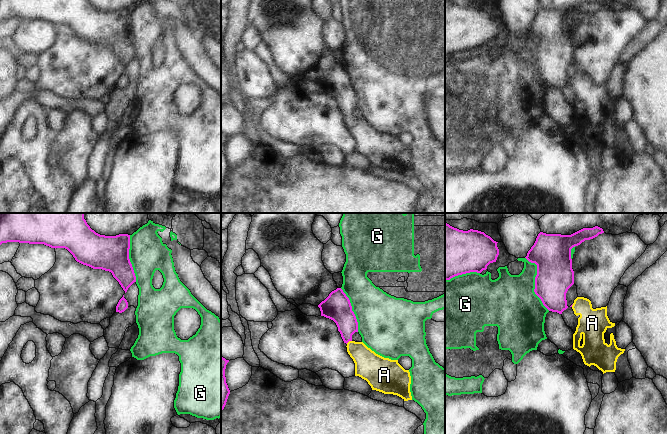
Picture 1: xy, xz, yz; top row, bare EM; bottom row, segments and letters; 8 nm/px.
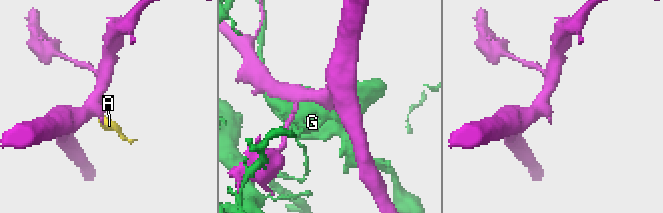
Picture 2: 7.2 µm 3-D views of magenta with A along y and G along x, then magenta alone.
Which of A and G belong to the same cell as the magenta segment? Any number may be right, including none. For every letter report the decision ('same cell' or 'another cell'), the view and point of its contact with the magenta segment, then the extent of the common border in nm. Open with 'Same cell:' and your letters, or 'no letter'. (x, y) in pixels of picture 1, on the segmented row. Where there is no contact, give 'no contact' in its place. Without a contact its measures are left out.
Same cell: A
A: same cell | xz (348, 341) | 50 nm
G: another cell | yz (535, 282) | 480 nm

